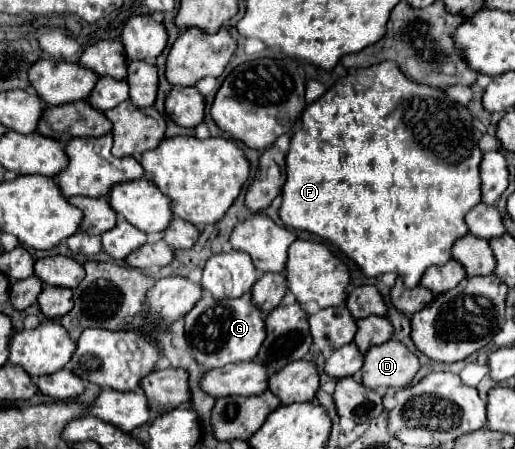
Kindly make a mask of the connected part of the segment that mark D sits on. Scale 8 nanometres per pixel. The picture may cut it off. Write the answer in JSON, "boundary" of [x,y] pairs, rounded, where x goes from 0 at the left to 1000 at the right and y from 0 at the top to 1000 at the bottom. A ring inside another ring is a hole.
{"boundary":[[[757,755],[707,791],[699,849],[707,862],[788,862],[800,853],[816,808],[777,759]]]}

